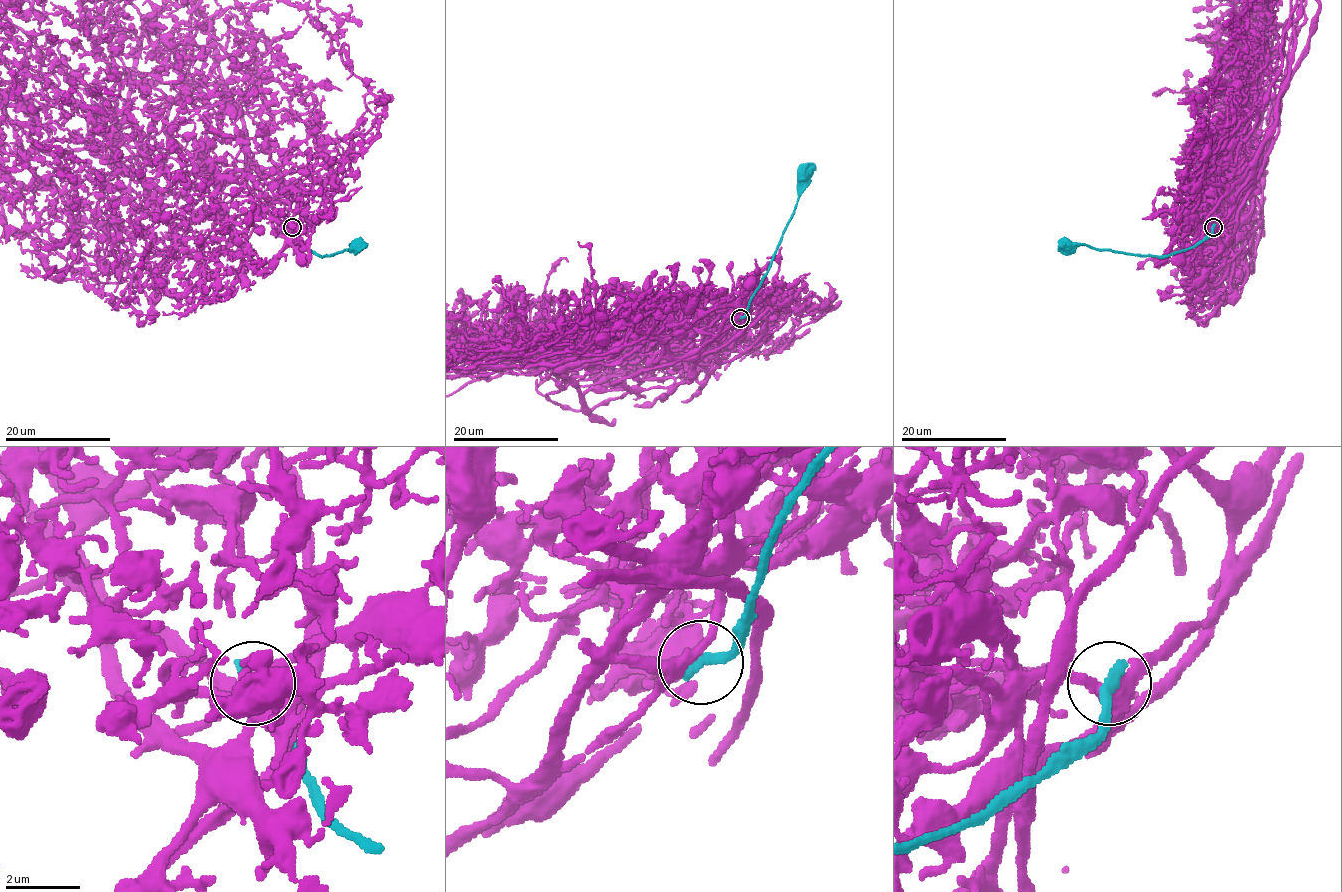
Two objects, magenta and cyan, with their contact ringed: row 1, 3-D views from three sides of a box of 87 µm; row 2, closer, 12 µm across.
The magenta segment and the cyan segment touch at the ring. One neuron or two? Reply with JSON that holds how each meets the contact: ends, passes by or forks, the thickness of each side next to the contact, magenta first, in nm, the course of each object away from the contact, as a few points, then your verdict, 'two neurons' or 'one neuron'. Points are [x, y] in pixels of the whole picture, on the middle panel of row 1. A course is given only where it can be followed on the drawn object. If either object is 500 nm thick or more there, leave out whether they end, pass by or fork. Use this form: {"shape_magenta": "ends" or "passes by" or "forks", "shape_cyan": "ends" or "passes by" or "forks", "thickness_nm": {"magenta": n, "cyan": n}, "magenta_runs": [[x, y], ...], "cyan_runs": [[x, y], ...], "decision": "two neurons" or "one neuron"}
{"shape_magenta": "forks", "shape_cyan": "ends", "thickness_nm": {"magenta": 300, "cyan": 320}, "cyan_runs": [[740, 318], [745, 315], [767, 270], [802, 184], [814, 163]], "decision": "two neurons"}

